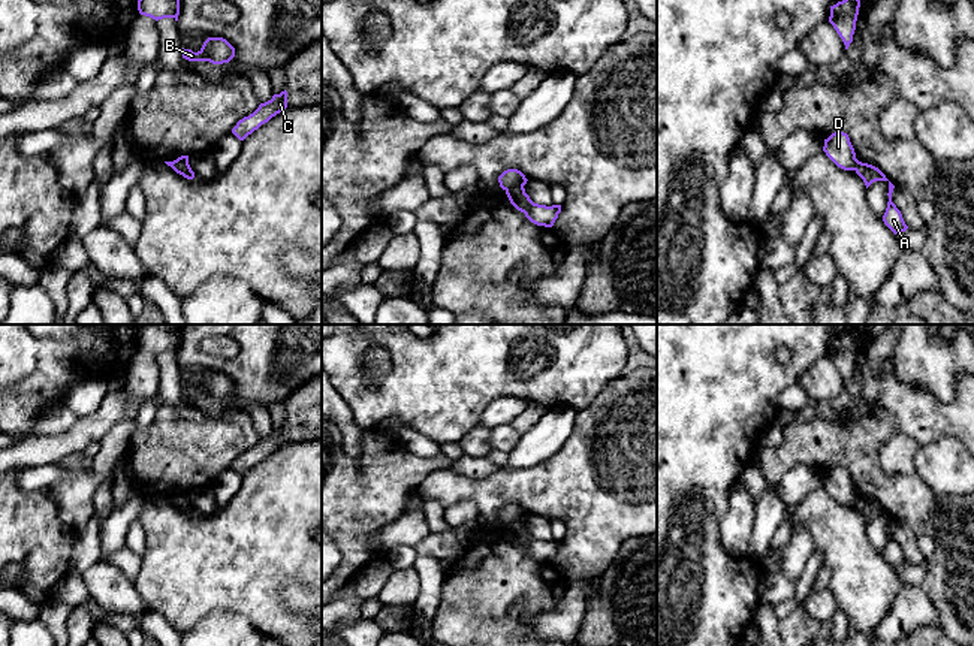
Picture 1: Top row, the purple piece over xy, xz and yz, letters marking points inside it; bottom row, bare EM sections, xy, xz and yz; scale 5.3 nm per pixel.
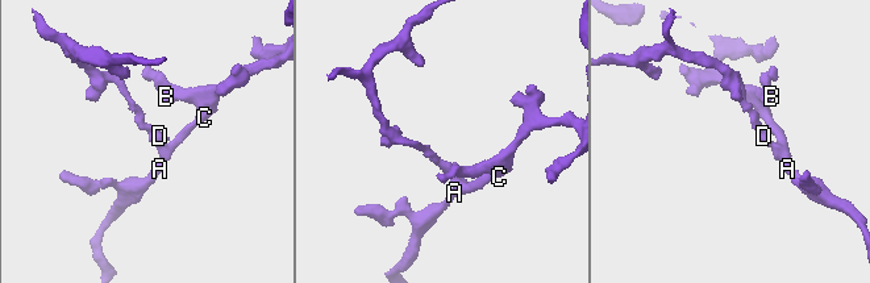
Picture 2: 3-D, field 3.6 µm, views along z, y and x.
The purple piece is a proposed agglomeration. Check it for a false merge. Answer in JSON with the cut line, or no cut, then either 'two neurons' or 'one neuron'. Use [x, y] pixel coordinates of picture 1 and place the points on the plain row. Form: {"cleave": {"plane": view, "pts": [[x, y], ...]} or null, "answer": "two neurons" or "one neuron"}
{"cleave": {"plane": "xz", "pts": [[522, 521], [513, 521], [506, 527]]}, "answer": "two neurons"}

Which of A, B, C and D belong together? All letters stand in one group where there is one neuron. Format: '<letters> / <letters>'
A B C / D

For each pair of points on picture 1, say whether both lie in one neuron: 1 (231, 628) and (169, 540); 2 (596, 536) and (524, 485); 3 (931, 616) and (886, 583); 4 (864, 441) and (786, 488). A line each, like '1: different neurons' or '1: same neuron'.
1: different neurons
2: same neuron
3: different neurons
4: different neurons

